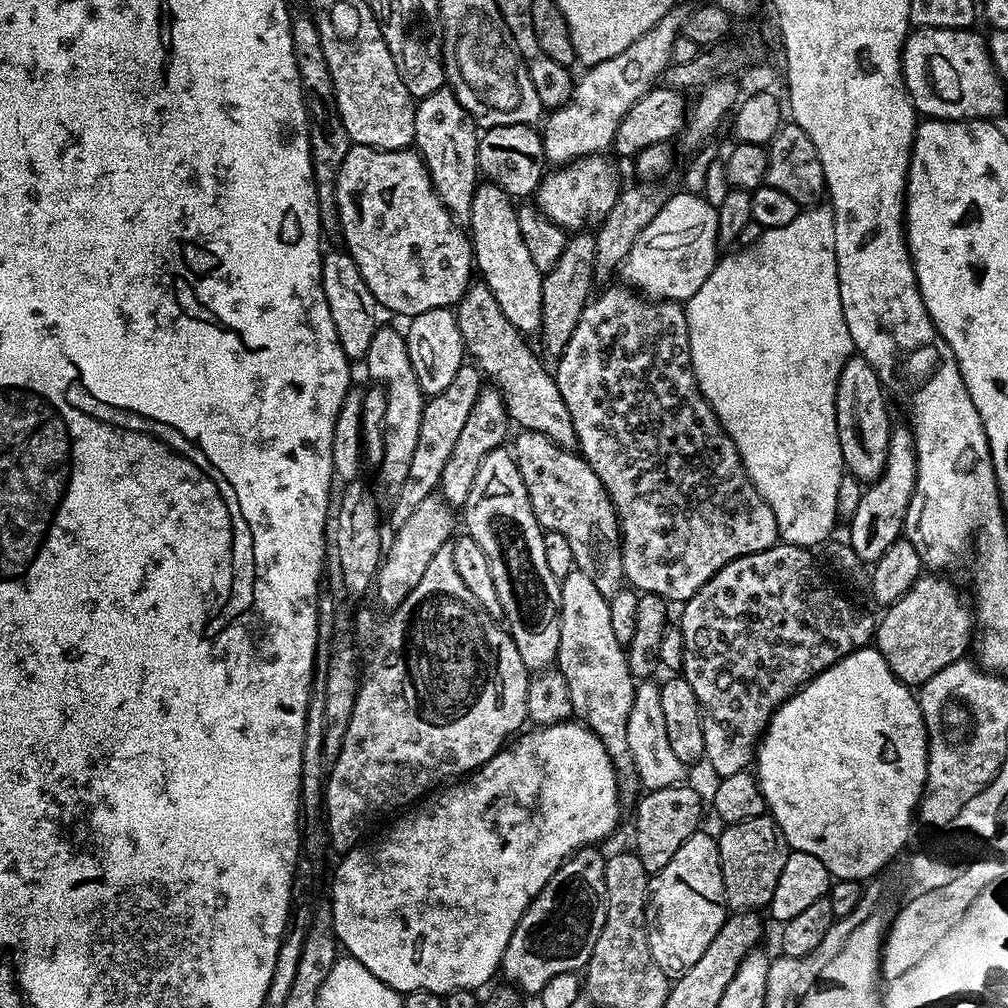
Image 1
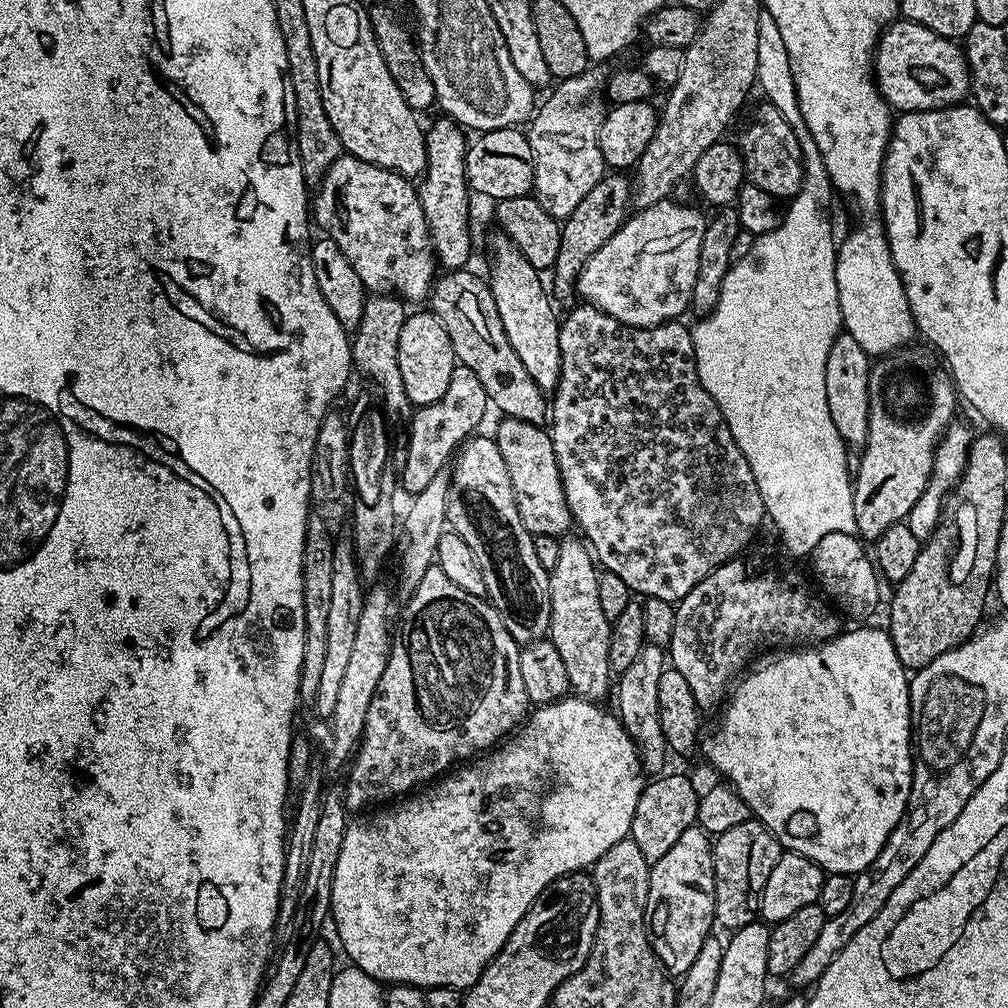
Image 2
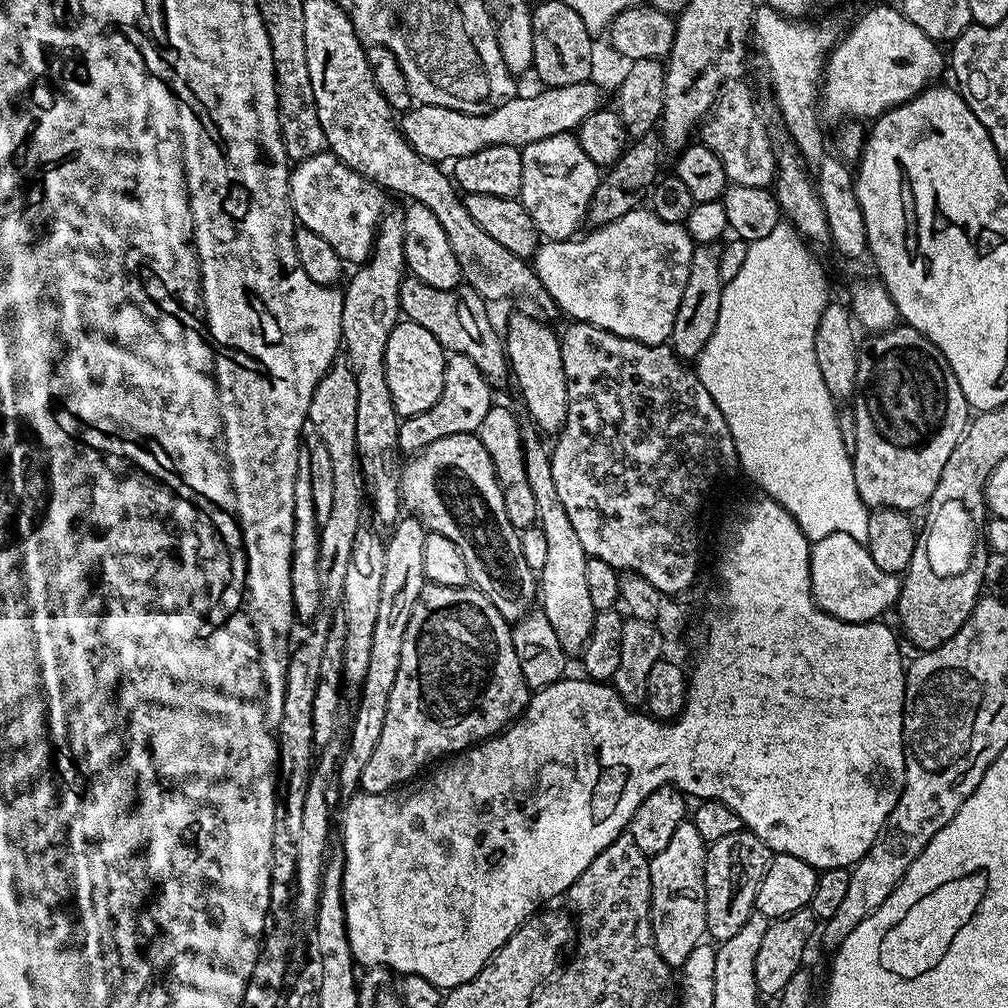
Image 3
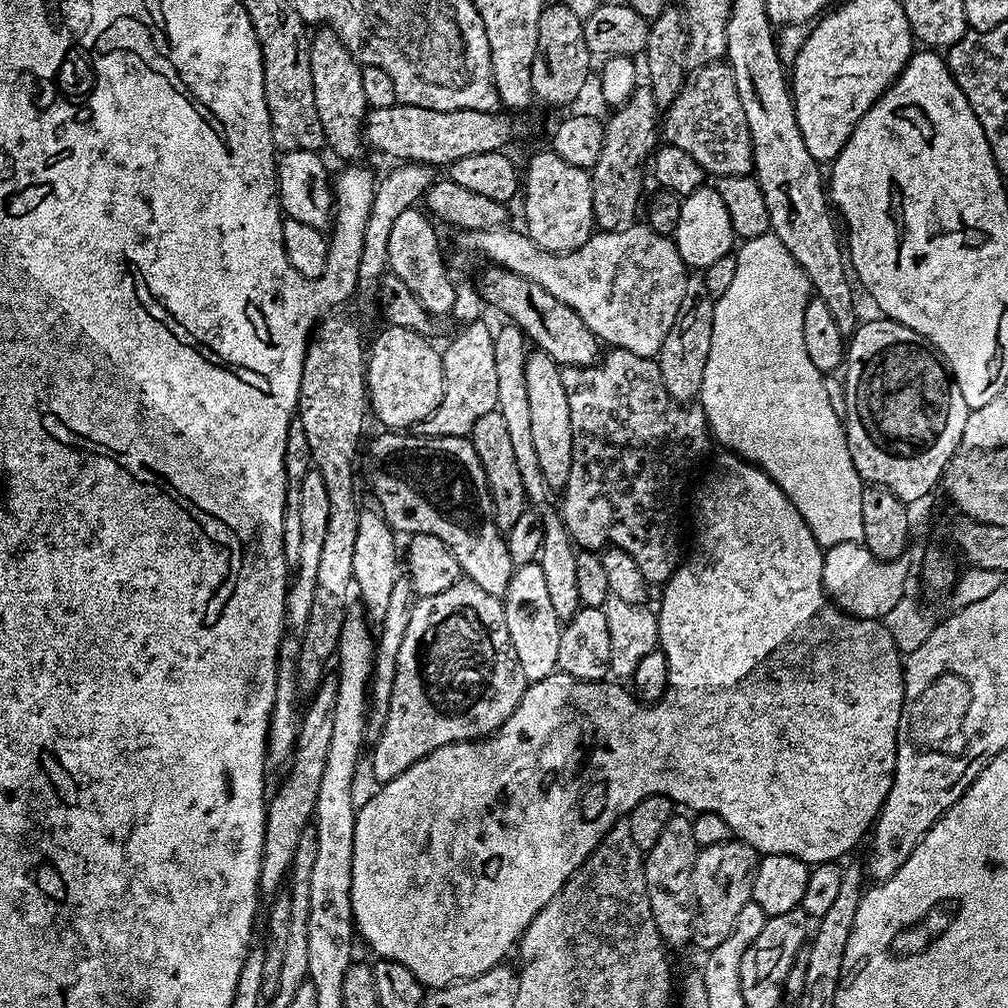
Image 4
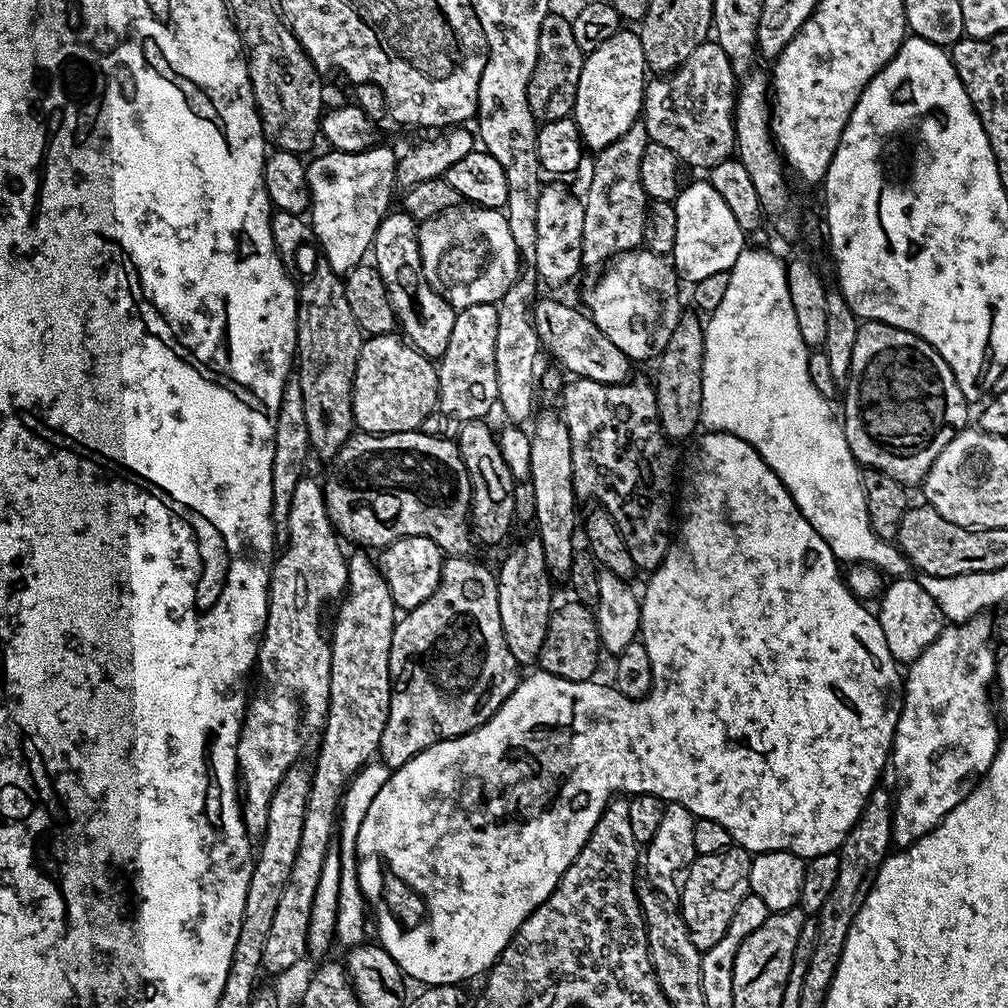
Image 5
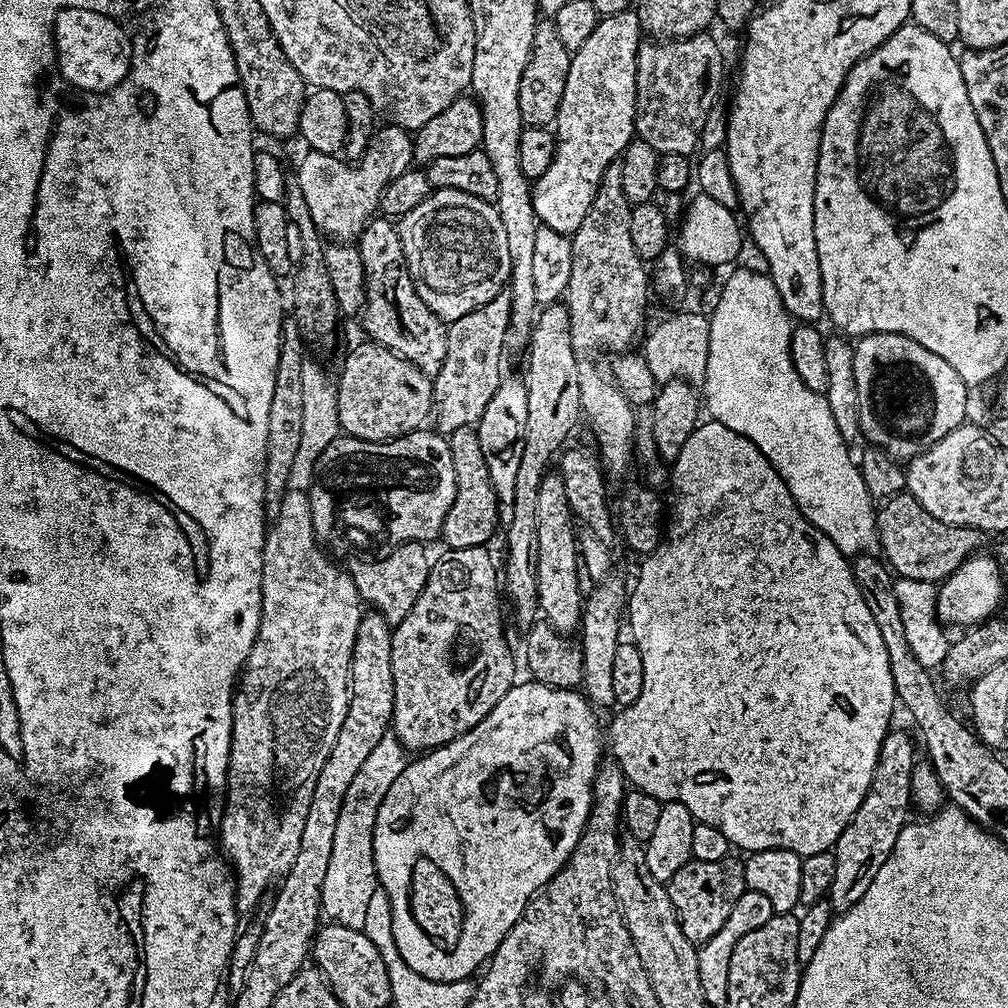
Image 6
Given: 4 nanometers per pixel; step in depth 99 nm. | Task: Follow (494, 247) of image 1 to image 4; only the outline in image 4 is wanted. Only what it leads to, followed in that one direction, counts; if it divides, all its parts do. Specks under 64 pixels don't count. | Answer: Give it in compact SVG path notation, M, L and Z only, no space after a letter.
M539 350L529 351L526 358L526 390L530 401L530 427L542 478L546 478L552 490L564 489L570 478L572 461L570 402L566 402L566 389L562 386L560 370L561 366L548 354Z

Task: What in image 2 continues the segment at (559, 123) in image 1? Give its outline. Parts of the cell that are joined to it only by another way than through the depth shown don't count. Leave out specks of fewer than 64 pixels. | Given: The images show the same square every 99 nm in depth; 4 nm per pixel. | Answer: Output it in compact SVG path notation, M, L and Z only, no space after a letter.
M601 67L589 68L574 78L559 81L542 106L537 107L526 130L535 158L533 191L542 208L559 220L567 218L606 174L597 142L606 108L594 97L594 91L603 87L606 76L598 68Z

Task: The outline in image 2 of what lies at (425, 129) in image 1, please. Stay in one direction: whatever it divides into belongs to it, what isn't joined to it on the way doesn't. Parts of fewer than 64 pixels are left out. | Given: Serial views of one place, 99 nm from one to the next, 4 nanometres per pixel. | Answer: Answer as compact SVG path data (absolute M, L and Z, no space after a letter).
M439 118L426 132L426 166L418 184L422 214L428 223L432 250L439 267L460 270L472 256L472 232L468 229L468 196L466 154L469 141L464 140L465 129L451 118Z

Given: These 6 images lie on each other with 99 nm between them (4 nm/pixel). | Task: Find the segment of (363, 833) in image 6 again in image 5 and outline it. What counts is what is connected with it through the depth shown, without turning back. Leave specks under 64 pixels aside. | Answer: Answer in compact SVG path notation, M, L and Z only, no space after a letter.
M369 762L356 773L341 800L340 819L338 821L337 851L342 862L341 885L338 890L338 914L335 916L335 943L349 950L361 946L367 939L366 918L368 919L367 900L360 890L357 878L357 836L361 830L362 821L366 818L372 802L378 791L386 784L391 776L391 769L382 762Z

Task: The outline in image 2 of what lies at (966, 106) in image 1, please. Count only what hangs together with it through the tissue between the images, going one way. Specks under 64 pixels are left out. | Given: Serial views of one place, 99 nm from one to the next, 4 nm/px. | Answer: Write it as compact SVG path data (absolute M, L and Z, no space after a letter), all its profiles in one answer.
M903 18L897 19L884 29L884 35L876 46L874 79L884 99L900 114L949 108L951 104L961 103L970 92L968 62L964 59L961 45L957 41L948 40L945 36L934 34L934 30L926 26Z

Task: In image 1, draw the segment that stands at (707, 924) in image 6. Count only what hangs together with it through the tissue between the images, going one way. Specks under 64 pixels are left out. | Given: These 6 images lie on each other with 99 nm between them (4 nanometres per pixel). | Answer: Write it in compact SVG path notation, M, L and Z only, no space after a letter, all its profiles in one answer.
M765 814L729 824L723 830L724 833L719 833L718 843L725 905L736 914L767 909L774 886L778 886L778 874L782 874L790 851L778 822Z

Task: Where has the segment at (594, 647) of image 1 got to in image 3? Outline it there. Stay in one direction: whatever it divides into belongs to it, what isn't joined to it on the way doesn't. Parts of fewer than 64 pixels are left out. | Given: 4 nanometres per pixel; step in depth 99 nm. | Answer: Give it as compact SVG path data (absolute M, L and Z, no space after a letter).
M532 426L521 427L520 437L524 447L526 480L530 482L530 492L534 494L536 503L536 519L539 528L546 534L546 566L542 566L538 573L542 611L546 618L550 618L550 626L554 626L554 634L558 634L558 642L562 642L565 654L579 657L583 653L584 643L590 638L596 617L594 602L590 602L590 582L586 582L586 562L590 557L558 498L558 489L554 487L552 457L549 445L544 445L545 437Z

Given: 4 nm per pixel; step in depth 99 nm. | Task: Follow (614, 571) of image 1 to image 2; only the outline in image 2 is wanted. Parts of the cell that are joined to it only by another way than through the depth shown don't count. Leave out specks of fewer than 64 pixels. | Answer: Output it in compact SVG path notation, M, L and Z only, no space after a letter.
M505 416L499 422L494 439L502 454L502 462L506 462L506 470L510 470L510 486L514 486L522 526L526 526L533 538L567 537L571 533L568 531L573 531L574 521L572 511L568 509L551 435L541 425L522 422L518 418Z

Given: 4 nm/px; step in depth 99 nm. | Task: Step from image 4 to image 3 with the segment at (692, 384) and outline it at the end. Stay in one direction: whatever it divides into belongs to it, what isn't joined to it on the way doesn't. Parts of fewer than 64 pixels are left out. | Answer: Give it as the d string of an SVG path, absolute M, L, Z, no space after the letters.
M697 243L690 258L690 275L686 277L686 290L682 290L682 302L678 302L678 314L674 318L674 330L670 347L681 360L692 362L710 342L714 326L718 326L718 310L722 310L724 281L719 274L720 248L715 243Z

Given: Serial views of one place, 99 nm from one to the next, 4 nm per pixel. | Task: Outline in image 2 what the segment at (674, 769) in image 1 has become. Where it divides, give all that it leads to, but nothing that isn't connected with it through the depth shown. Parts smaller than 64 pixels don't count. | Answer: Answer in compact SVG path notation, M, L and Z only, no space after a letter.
M645 643L638 658L634 658L634 662L630 662L630 666L626 666L626 670L619 673L614 684L615 711L624 724L628 737L636 744L640 762L648 774L660 774L665 771L664 752L669 751L666 738L662 734L662 722L658 718L658 678L662 678L665 667L665 649L659 648L656 644Z

